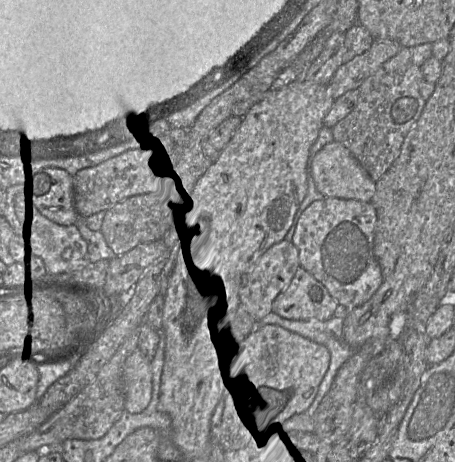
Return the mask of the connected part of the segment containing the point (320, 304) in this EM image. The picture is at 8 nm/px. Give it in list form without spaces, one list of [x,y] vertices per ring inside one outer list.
[[[300,266],[290,284],[275,298],[272,312],[292,320],[327,320],[339,312],[339,304],[319,280]]]

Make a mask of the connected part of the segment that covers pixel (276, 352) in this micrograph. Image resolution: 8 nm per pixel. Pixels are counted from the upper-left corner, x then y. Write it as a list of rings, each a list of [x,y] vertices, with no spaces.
[[[269,324],[258,327],[248,338],[248,340],[239,347],[239,355],[233,367],[234,392],[245,416],[253,425],[254,429],[260,432],[270,432],[280,425],[283,425],[290,419],[302,414],[313,402],[318,392],[319,384],[326,374],[330,364],[330,353],[328,349],[316,342],[313,342],[297,333],[291,332],[278,325]]]

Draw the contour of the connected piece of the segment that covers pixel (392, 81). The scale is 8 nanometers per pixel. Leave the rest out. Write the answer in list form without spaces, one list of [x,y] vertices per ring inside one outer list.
[[[402,47],[399,52],[371,76],[366,78],[358,88],[359,98],[353,110],[333,128],[334,140],[342,143],[376,182],[390,168],[400,153],[406,135],[419,120],[426,100],[420,94],[420,84],[424,80],[420,66],[414,64],[410,48]]]

